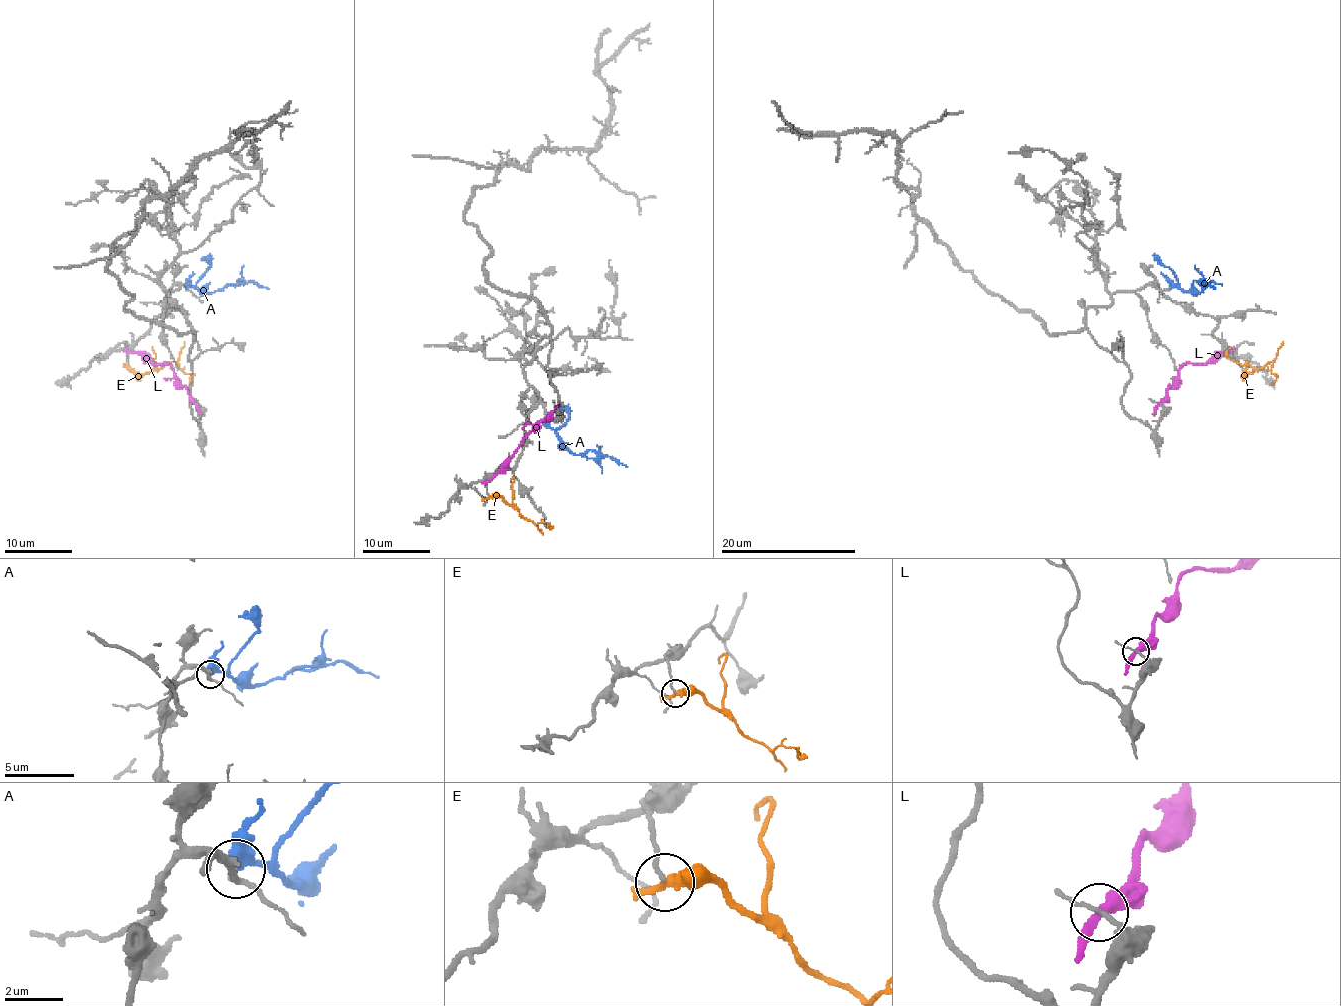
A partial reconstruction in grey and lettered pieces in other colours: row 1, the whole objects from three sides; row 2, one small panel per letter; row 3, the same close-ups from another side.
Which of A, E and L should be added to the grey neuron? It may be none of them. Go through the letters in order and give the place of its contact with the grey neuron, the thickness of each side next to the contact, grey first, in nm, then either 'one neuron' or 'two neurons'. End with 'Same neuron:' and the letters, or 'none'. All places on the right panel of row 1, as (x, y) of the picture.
A: (1170, 287) | 180/400 nm | one neuron
E: (1245, 369) | 140/260 nm | two neurons
L: (1159, 403) | 120/320 nm | two neurons
Same neuron: A

